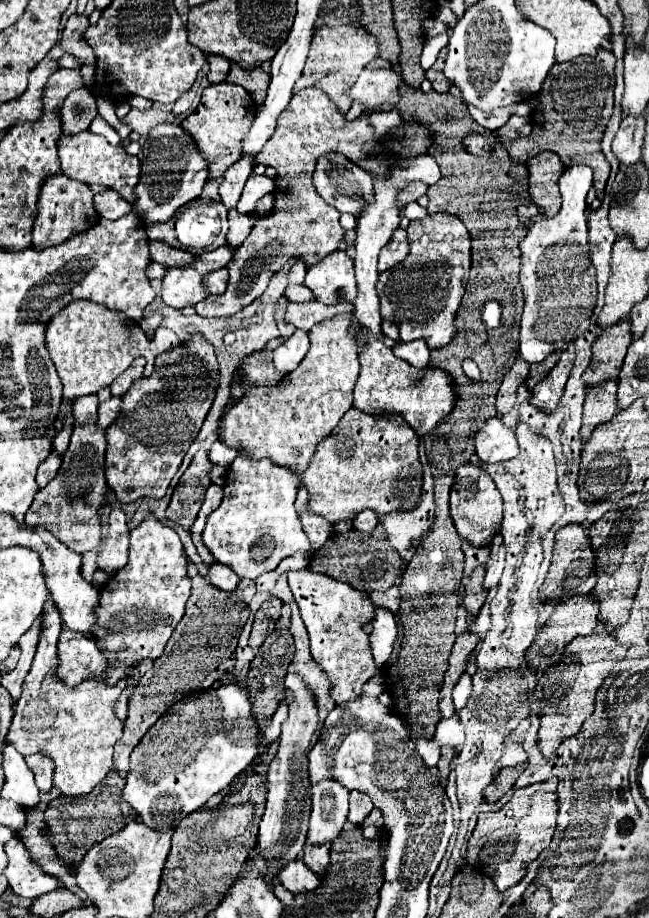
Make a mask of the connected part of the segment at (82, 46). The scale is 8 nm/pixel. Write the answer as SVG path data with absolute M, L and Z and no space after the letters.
M73 15L61 35L61 47L65 49L65 53L73 53L77 55L83 63L95 65L95 53L91 51L89 43L83 39L83 33L87 29L89 21L85 15Z

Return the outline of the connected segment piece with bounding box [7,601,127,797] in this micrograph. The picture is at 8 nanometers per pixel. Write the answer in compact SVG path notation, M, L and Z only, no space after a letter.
M47 601L43 609L43 633L37 653L23 681L23 693L15 703L15 717L7 733L11 743L21 755L43 753L55 761L53 785L67 797L87 795L103 781L113 767L113 747L121 739L123 723L115 717L115 701L127 683L111 687L107 683L85 679L77 687L65 687L57 679L57 639L61 633L61 617L57 607Z

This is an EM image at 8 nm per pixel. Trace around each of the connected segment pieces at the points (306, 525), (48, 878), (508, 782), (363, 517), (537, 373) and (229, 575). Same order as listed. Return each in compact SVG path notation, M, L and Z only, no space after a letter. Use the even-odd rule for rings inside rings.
M301 485L299 487L299 499L295 501L295 507L299 511L299 517L301 517L301 523L303 523L303 531L307 533L307 537L311 541L311 551L317 551L319 547L323 547L323 543L333 533L333 525L329 521L321 519L319 515L309 513L307 511L307 503L309 503L309 493Z
M23 841L5 843L5 851L9 857L5 877L9 879L9 885L17 895L37 899L39 895L59 887L59 879L45 873L43 867L31 859Z
M521 763L521 765L515 765L515 767L503 767L499 777L485 789L487 801L497 801L505 791L509 791L515 785L517 777L525 771L525 767L527 767L527 763Z
M369 509L355 517L355 529L359 529L359 531L373 531L377 527L377 523L379 523L377 515Z
M559 351L551 353L543 363L533 365L531 371L529 371L529 377L527 377L527 381L525 381L525 387L527 387L527 389L533 389L533 387L537 385L537 381L541 381L541 379L543 379L543 377L545 377L553 367L555 367L557 359L559 359Z
M213 563L211 567L209 567L209 579L211 579L211 583L215 585L215 587L219 587L219 589L223 589L223 591L233 591L233 589L237 589L237 585L239 585L239 575L233 571L233 569L229 569L229 567L225 567L225 565L221 565L221 563Z

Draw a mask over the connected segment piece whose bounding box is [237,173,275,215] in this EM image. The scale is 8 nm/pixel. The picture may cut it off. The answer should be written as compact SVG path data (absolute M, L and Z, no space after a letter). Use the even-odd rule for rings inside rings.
M251 173L247 183L245 183L245 189L243 189L243 195L239 199L239 205L237 205L237 211L239 213L248 215L255 209L257 201L267 195L267 193L273 193L275 189L275 181L269 179L267 175L257 175L257 173Z

